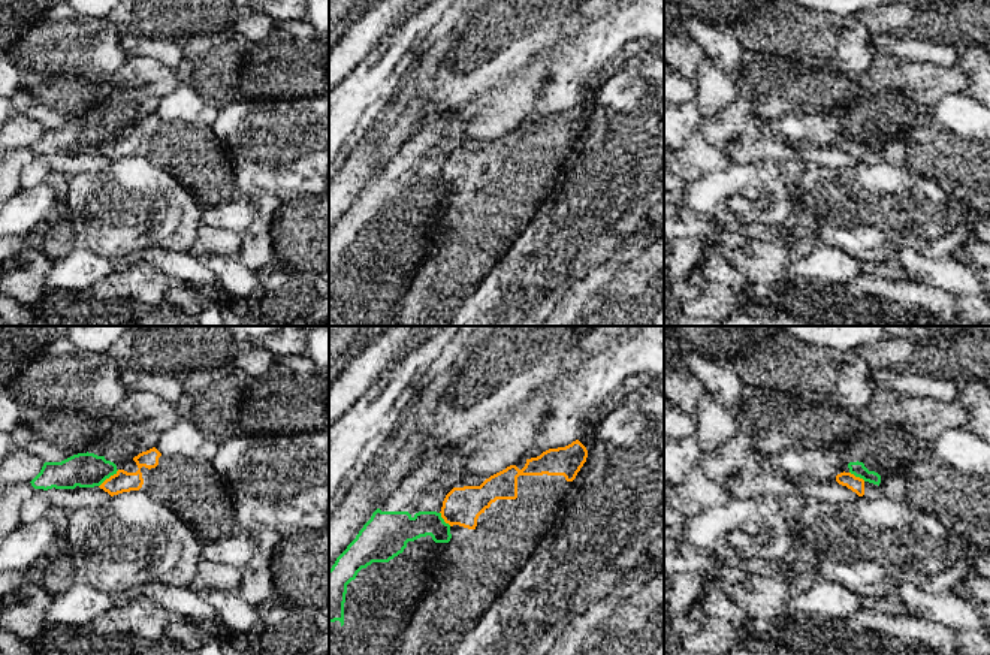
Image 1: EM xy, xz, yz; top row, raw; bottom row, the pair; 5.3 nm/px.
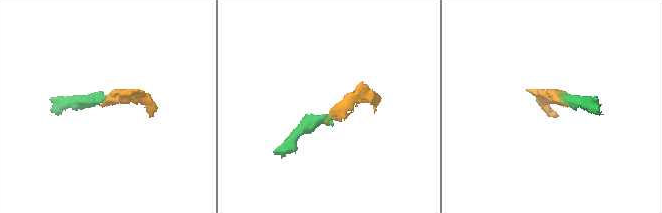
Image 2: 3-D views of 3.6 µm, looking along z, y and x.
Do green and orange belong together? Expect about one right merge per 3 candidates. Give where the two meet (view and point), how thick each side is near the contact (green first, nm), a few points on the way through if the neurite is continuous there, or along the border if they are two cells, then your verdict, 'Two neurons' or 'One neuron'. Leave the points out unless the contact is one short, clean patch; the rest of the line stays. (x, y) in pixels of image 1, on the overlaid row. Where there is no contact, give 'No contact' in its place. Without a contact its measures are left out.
Touches green at xy (108, 477). Thickness 190 nm (green) against 110 nm. Boundary: xy (118, 470), (99, 486). Two neurons

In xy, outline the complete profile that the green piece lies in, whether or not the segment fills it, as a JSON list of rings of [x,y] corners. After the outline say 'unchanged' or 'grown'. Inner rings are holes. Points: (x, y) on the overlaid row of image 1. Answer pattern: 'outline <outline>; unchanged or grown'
outline [[[90,449],[66,459],[49,459],[30,482],[34,489],[97,489],[106,479],[117,474],[117,465],[105,459],[103,450]]]; grown

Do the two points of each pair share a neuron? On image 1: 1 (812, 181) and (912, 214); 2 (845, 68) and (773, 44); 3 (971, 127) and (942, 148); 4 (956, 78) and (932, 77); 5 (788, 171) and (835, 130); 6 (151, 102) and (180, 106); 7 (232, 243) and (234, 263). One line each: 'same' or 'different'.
1: same
2: same
3: different
4: same
5: different
6: different
7: different

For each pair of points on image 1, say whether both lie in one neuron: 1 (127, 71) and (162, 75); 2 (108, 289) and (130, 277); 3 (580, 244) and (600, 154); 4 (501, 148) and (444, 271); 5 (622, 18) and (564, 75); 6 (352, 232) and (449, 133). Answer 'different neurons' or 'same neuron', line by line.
1: same neuron
2: same neuron
3: same neuron
4: same neuron
5: same neuron
6: same neuron

